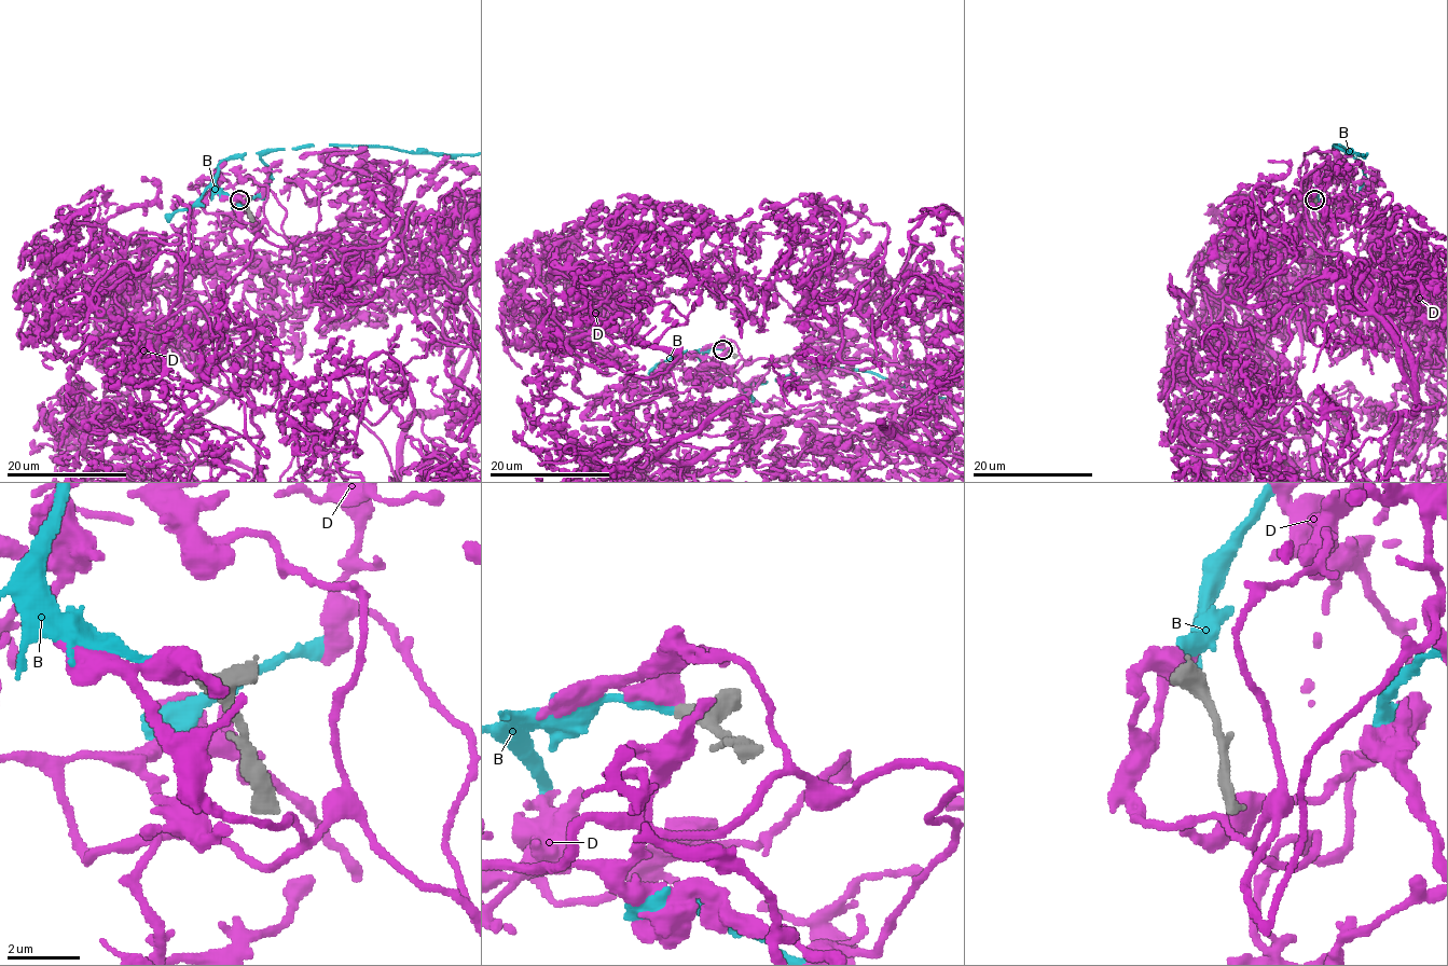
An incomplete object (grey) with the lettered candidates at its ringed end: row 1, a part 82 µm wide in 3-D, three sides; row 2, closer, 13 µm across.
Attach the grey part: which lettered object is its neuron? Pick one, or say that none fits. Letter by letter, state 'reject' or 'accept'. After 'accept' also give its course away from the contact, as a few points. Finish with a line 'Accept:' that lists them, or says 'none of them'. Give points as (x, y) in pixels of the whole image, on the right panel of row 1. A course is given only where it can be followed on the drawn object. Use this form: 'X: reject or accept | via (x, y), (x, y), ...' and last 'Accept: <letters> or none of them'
B: accept
D: reject
Accept: B

